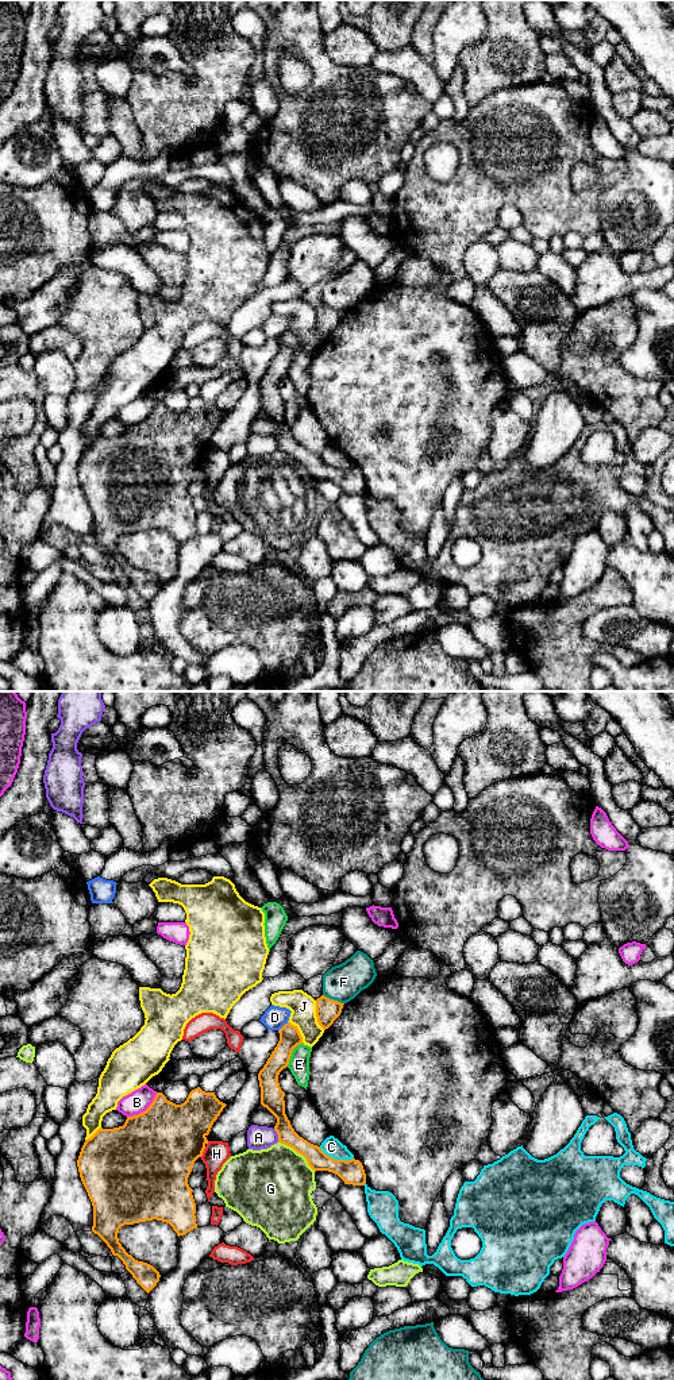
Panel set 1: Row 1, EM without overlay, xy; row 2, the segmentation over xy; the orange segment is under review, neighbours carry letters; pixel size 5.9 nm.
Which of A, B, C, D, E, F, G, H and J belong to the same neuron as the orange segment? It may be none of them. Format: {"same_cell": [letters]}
{"same_cell": []}

